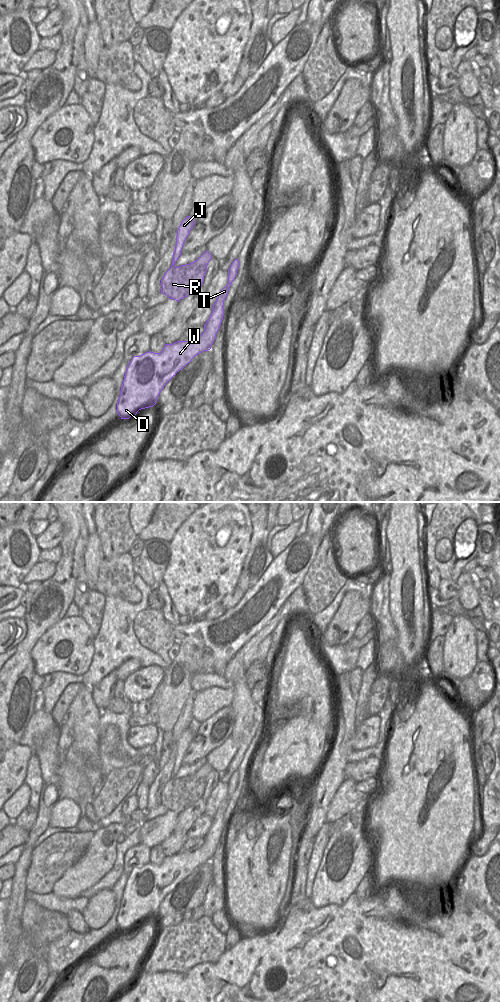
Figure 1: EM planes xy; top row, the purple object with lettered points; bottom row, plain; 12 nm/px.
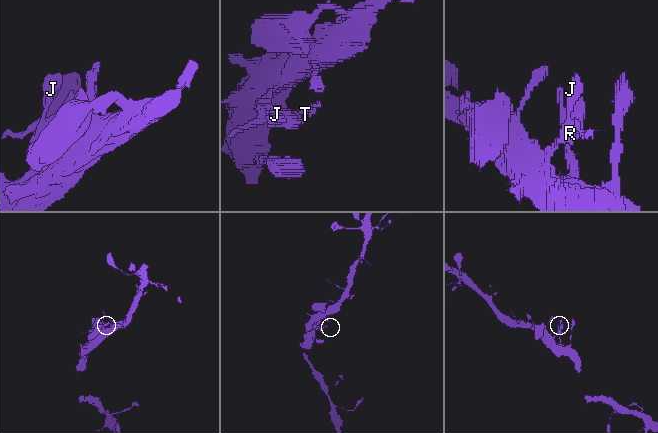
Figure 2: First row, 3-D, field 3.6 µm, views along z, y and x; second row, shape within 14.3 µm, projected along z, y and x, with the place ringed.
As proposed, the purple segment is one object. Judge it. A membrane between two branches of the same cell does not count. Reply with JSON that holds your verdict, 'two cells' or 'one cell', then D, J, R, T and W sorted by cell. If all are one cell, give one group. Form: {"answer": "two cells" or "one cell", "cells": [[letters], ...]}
{"answer": "two cells", "cells": [["D", "J", "T", "W"], ["R"]]}

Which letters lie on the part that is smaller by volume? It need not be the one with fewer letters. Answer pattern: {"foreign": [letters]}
{"foreign": ["R"]}

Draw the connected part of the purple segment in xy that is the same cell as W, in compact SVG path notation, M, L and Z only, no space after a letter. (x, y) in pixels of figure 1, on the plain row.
M235 771L228 782L228 796L220 803L212 825L204 836L204 844L199 849L191 853L165 856L160 865L149 863L132 870L127 878L117 914L117 926L121 931L129 931L139 922L153 919L168 893L196 867L211 861L223 832L224 812L238 780L239 773Z

